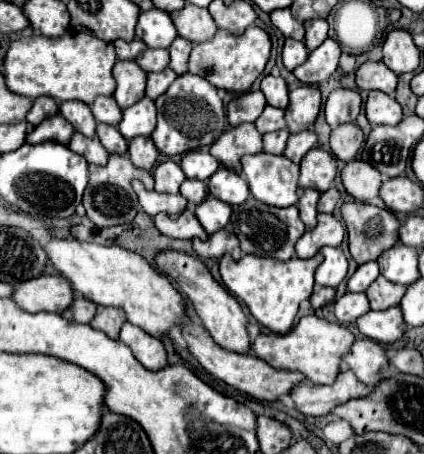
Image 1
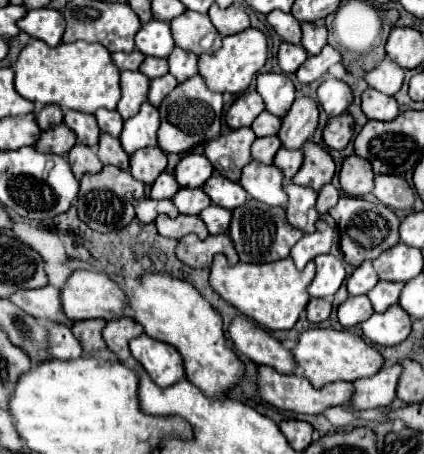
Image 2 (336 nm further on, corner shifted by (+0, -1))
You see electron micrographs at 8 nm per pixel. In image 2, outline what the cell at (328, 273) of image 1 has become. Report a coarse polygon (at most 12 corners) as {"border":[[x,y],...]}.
{"border":[[317,256],[311,298],[333,298],[345,280],[343,262]]}

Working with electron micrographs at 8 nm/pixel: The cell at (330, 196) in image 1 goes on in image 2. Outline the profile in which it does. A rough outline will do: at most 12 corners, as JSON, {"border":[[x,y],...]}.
{"border":[[333,184],[323,186],[317,198],[317,212],[325,214],[339,200]]}

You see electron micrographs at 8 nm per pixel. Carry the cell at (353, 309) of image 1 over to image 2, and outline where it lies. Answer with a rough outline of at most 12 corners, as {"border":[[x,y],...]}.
{"border":[[349,296],[339,306],[341,326],[357,326],[373,314],[367,296]]}

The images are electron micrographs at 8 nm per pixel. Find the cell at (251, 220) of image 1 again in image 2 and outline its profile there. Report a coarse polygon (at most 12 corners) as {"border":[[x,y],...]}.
{"border":[[249,198],[229,236],[241,262],[287,258],[303,234]]}

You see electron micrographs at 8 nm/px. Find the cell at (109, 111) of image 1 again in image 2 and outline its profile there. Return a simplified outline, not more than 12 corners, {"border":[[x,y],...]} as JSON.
{"border":[[99,108],[95,112],[101,132],[119,136],[123,118],[115,110]]}

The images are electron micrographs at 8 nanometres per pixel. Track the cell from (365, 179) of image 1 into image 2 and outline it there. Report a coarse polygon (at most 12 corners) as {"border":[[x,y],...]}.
{"border":[[361,156],[343,160],[339,180],[345,194],[373,192],[373,168]]}

